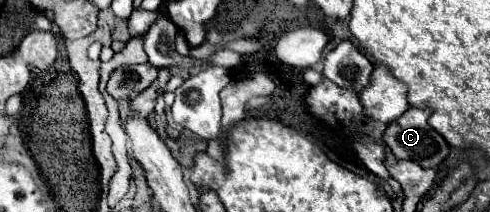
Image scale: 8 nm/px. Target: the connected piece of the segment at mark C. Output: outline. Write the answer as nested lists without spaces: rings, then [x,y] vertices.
[[[407,108],[407,114],[387,126],[383,140],[397,158],[415,160],[423,168],[431,168],[439,166],[449,154],[449,144],[427,124],[429,114],[429,108]]]

